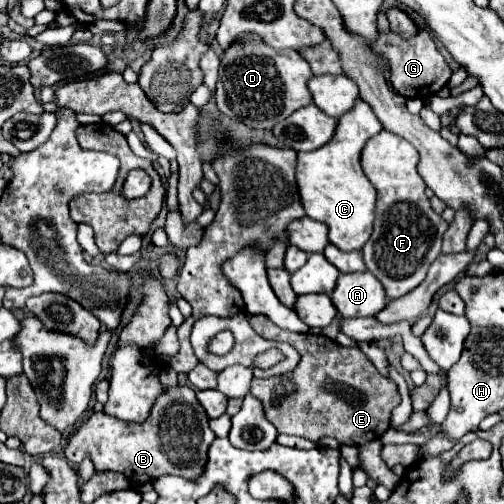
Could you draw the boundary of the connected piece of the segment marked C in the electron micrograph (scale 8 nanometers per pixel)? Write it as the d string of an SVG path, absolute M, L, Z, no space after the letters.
M356 99L354 107L338 119L338 127L332 139L310 153L298 153L296 185L300 187L300 201L310 219L328 225L328 239L342 251L360 251L372 233L376 189L366 179L360 167L360 151L364 143L382 131L380 121L372 113L372 107Z

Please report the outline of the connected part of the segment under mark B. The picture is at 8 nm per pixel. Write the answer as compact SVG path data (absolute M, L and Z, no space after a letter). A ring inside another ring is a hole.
M172 387L160 393L152 413L144 423L120 421L108 413L92 413L92 417L72 435L66 447L66 459L80 463L86 455L92 457L94 467L100 471L112 469L130 479L130 485L142 485L162 475L180 475L194 479L202 473L206 453L214 433L208 427L208 415L198 403L190 387Z

